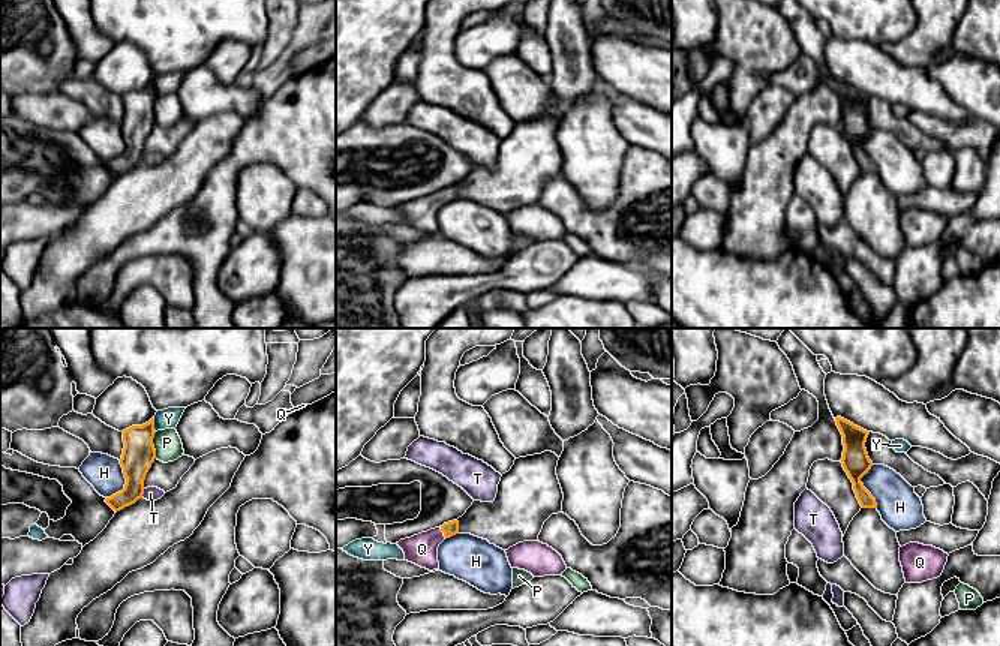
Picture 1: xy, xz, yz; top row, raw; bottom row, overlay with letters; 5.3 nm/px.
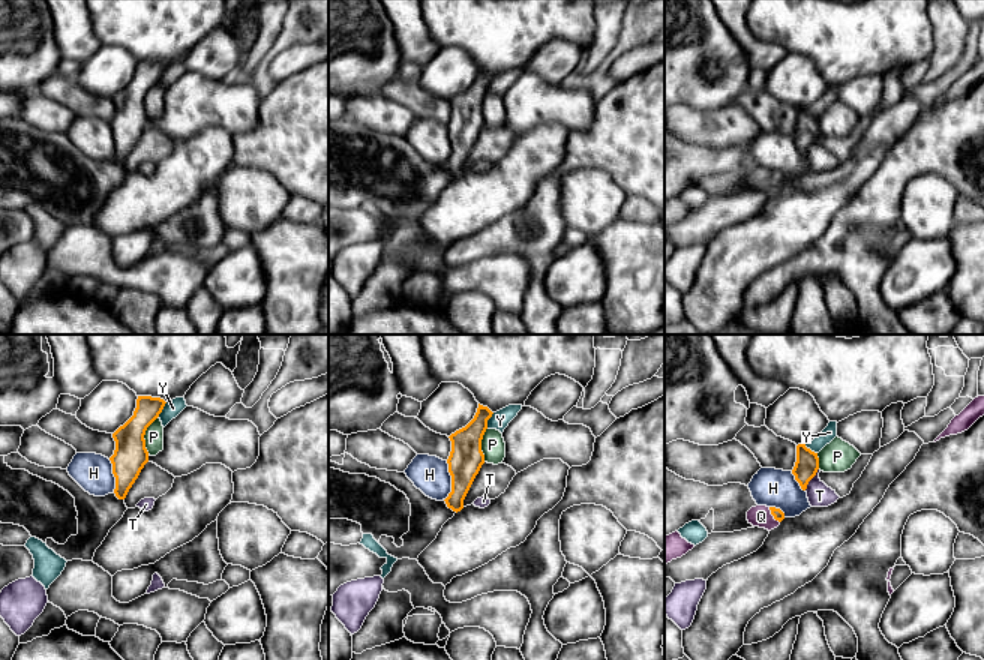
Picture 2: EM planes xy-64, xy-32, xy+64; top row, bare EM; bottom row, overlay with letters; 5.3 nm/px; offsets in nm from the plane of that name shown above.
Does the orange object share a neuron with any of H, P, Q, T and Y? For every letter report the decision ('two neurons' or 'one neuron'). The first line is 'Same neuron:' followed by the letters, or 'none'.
Same neuron: Q
H: two neurons
P: two neurons
Q: one neuron
T: two neurons
Y: two neurons

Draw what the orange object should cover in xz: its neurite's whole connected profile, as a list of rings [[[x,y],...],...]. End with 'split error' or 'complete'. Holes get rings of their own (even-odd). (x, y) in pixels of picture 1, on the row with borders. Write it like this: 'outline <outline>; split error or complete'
outline [[[453,520],[439,528],[421,532],[411,538],[396,543],[405,553],[405,561],[412,562],[429,571],[439,570],[438,547],[453,535],[459,534],[459,522]]]; split error

